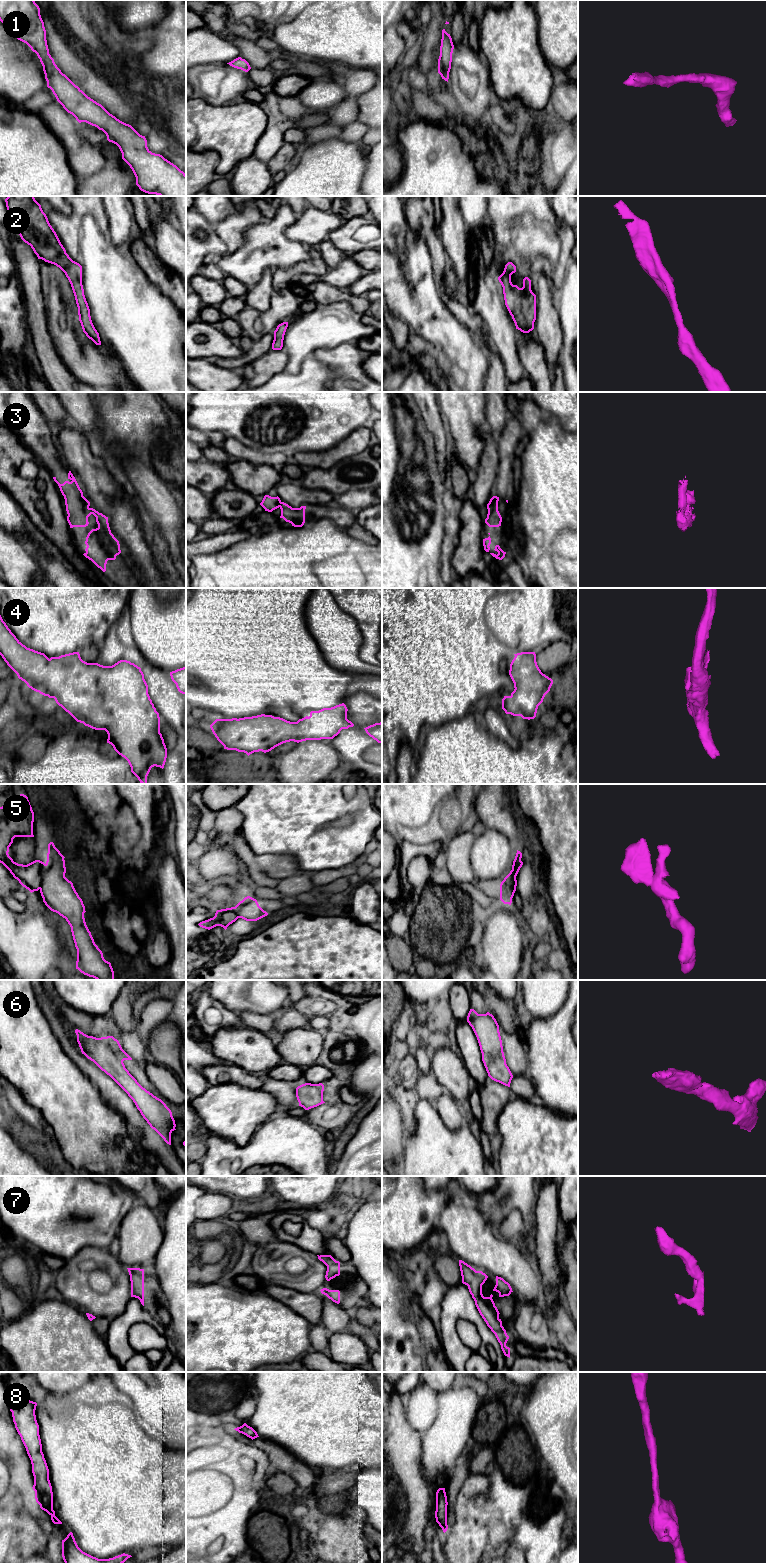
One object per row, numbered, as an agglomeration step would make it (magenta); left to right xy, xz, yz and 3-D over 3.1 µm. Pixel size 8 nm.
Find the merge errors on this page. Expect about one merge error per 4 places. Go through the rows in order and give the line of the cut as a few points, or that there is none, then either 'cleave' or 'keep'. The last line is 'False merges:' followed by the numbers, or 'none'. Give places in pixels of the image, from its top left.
1: cut none; keep
2: cut none; keep
3: cut none; keep
4: cut none; keep
5: cut xy (45, 864), (39, 888); cleave
6: cut none; keep
7: cut none; keep
8: cut none; keep
False merges: 5

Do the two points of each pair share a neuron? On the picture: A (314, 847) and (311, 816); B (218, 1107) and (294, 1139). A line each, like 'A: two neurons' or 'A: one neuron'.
A: one neuron
B: two neurons

